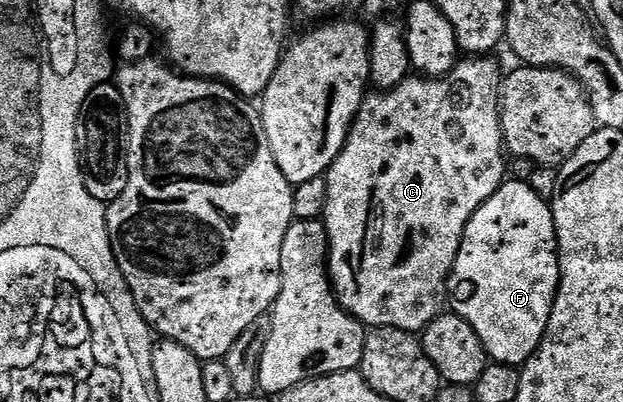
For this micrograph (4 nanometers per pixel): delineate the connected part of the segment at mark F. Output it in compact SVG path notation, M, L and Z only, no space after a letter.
M509 179L507 182L501 184L500 189L470 218L470 222L462 234L462 240L458 246L458 252L452 263L452 268L448 272L446 281L446 304L447 307L448 304L452 307L449 309L455 315L462 317L466 322L470 322L474 334L478 334L478 338L482 342L484 352L487 354L489 361L497 364L523 366L540 349L540 343L544 340L544 331L552 313L552 304L556 300L556 288L560 284L560 257L556 254L556 227L554 226L549 201L543 200L538 194L534 194L532 187L523 179L511 180Z

